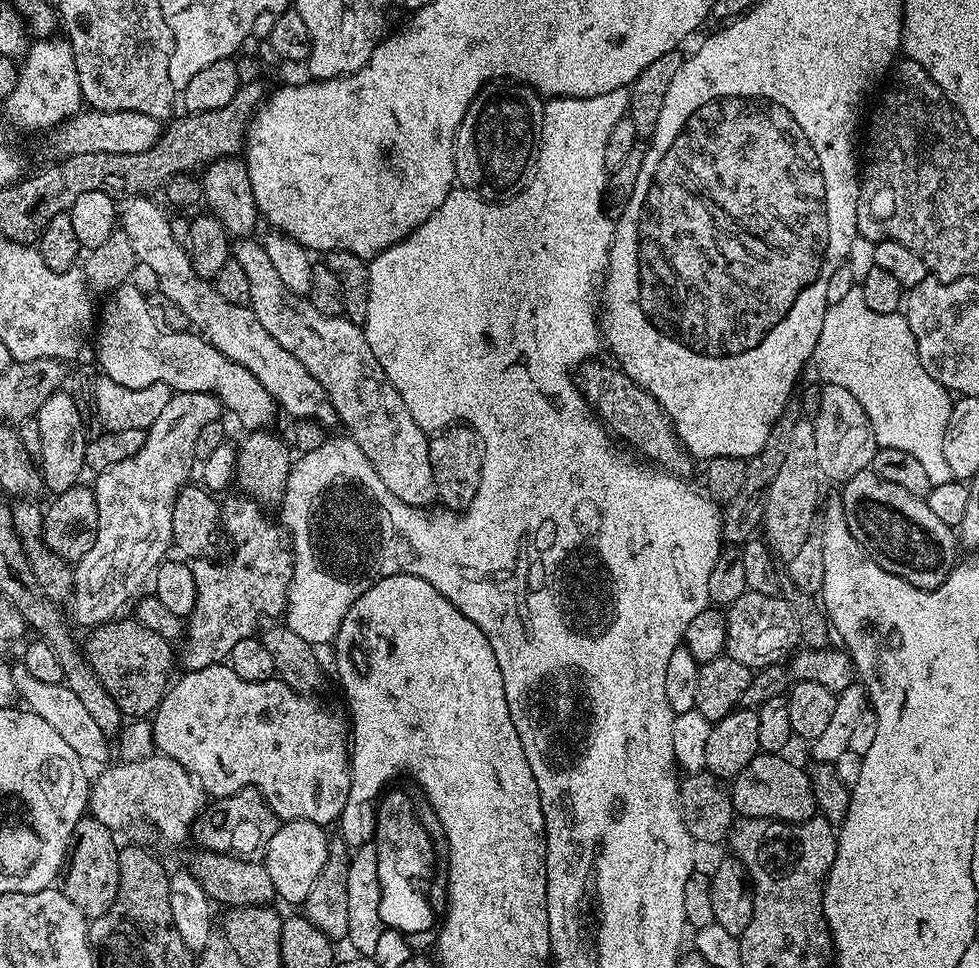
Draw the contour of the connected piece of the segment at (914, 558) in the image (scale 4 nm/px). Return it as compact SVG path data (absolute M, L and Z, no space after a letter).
M871 470L854 474L854 478L843 481L842 488L844 488L842 503L846 522L850 526L850 534L854 534L856 541L887 572L910 582L915 588L934 590L946 582L946 578L958 563L958 555L956 556L958 536L953 525L942 522L932 513L927 499L902 490L902 486L894 486L894 482L886 482L886 478Z

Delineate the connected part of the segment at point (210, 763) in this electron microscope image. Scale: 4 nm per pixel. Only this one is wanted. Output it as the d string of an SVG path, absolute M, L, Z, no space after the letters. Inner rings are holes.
M224 662L211 664L202 670L185 671L183 675L184 677L177 684L175 681L164 693L150 720L152 743L159 755L174 758L174 762L178 762L185 770L191 772L196 783L204 789L209 797L232 796L243 788L257 788L264 796L264 801L272 807L274 814L279 816L281 821L309 820L321 826L335 825L339 821L342 806L346 806L346 794L350 794L350 774L352 773L350 767L350 724L343 711L340 713L335 712L332 708L327 708L322 701L316 700L320 698L315 695L292 691L291 686L279 678L262 682L246 682L242 678L238 678L238 674L234 674L234 670Z

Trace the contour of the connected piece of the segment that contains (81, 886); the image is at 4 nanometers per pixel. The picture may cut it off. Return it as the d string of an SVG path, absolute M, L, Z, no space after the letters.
M85 818L74 826L74 834L68 843L68 859L64 862L62 875L58 880L58 887L78 910L89 921L97 920L114 902L118 894L120 871L118 870L117 837L102 822Z

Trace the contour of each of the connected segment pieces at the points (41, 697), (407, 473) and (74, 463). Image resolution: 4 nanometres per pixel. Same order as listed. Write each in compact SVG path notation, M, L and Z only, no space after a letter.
M22 662L11 667L11 678L14 679L17 697L21 701L24 700L23 705L30 712L45 719L58 734L61 734L81 760L91 764L91 762L102 762L109 756L109 739L102 733L88 711L84 710L78 694L73 693L64 684L41 682L38 678L31 677Z
M237 239L231 245L230 256L242 266L250 282L248 307L258 322L270 330L270 338L282 350L290 350L318 378L334 406L337 421L344 423L343 431L366 454L378 478L386 482L386 490L407 504L431 505L428 503L434 500L434 474L430 470L429 433L414 422L414 414L406 410L402 394L386 378L384 367L374 358L370 342L366 342L363 327L350 322L345 315L321 314L307 298L286 290L259 239Z
M68 390L50 394L46 402L36 411L38 434L42 437L42 454L38 457L40 478L44 481L45 489L52 494L59 494L77 487L81 483L80 475L86 472L84 459L89 437L84 436L84 420L80 417L80 408Z

